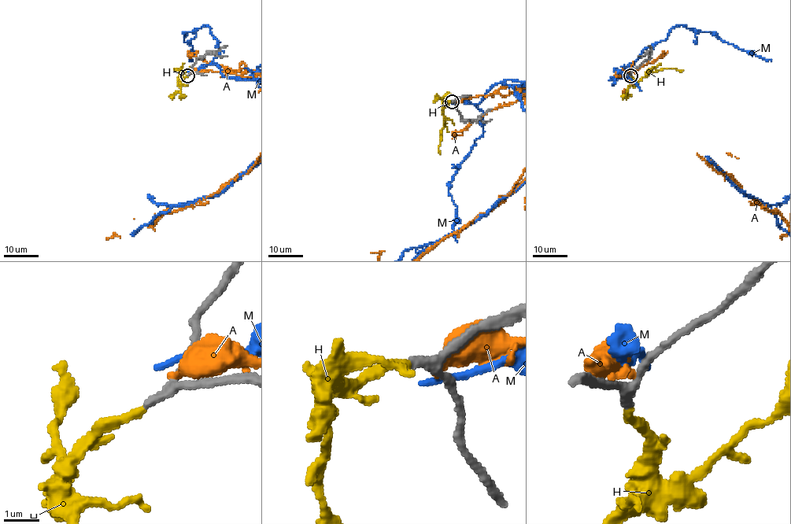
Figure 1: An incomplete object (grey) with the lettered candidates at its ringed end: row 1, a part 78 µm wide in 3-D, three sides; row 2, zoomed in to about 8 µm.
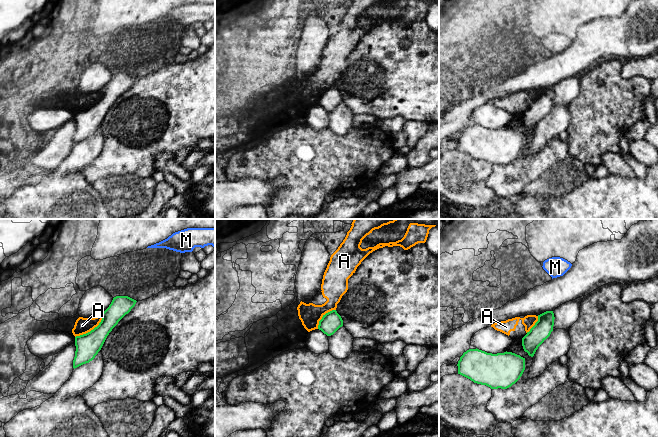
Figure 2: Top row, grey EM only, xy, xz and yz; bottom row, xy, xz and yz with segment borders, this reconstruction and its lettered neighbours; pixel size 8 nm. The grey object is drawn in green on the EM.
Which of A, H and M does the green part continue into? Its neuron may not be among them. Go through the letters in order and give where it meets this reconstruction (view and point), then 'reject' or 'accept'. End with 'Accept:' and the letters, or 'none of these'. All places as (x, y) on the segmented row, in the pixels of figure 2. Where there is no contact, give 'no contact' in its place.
A: xy (91, 330) | reject
H: no contact | accept
M: no contact | reject
Accept: H

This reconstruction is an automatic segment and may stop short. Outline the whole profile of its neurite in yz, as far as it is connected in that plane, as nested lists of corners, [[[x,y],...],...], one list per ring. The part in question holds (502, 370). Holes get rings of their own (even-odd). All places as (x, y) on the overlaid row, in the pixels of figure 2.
[[[469,349],[458,361],[458,374],[491,389],[507,389],[515,384],[525,370],[525,358],[512,352],[487,353]]]

